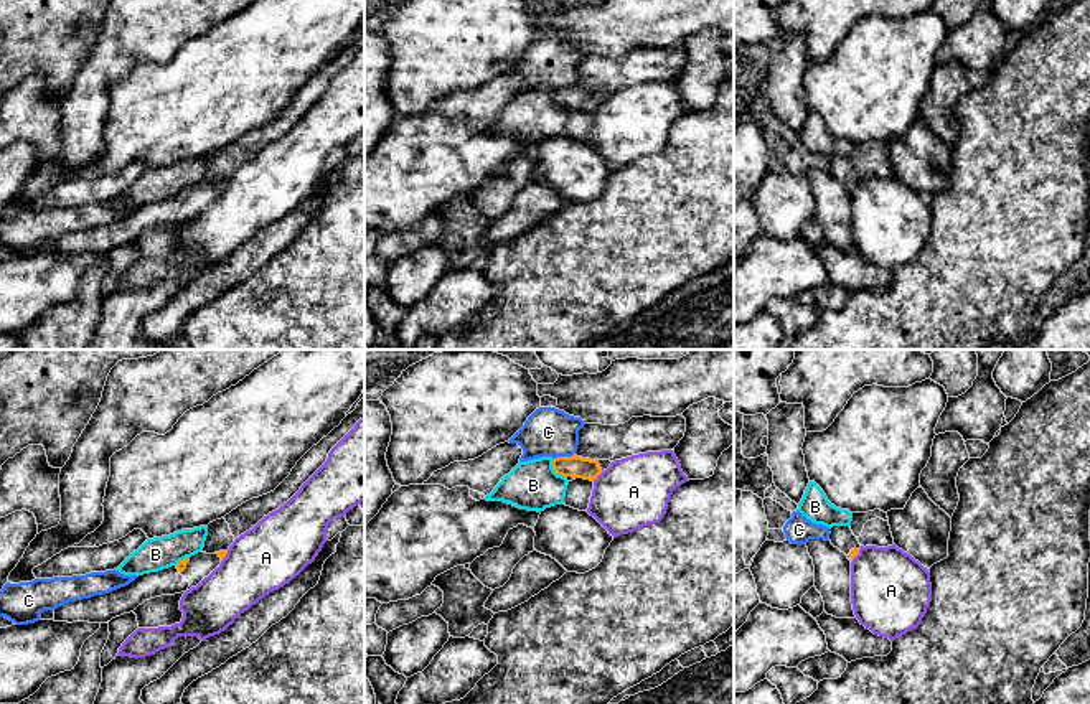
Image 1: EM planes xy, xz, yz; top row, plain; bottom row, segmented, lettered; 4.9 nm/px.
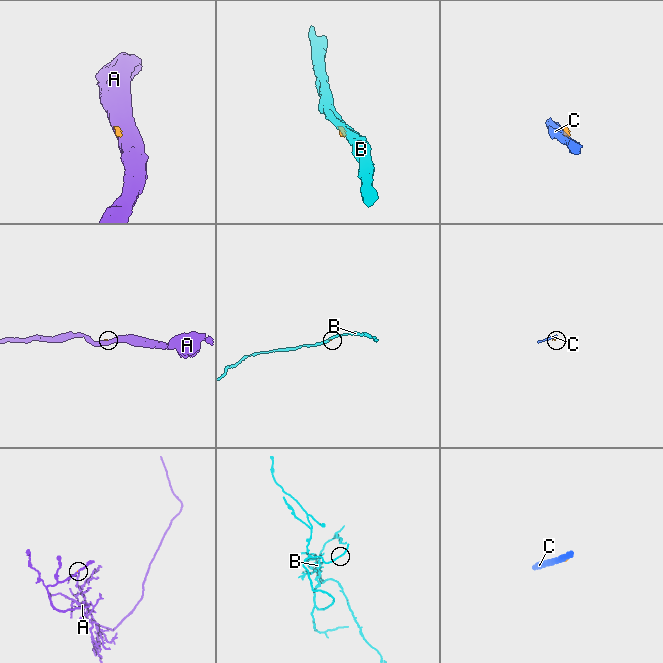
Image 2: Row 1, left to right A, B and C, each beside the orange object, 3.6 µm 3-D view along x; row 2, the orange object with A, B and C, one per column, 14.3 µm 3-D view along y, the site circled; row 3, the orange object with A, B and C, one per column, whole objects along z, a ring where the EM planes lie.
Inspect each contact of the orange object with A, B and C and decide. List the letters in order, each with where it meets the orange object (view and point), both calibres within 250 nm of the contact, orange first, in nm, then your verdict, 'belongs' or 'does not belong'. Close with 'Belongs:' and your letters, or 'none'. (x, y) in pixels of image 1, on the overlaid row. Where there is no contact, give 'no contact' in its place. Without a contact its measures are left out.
A: xz (597, 475) | 110/340 nm | does not belong
B: xz (554, 470) | 110/240 nm | does not belong
C: xz (563, 457) | 110/240 nm | does not belong
Belongs: none

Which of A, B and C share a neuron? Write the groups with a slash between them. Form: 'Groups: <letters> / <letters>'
Groups: A / B / C

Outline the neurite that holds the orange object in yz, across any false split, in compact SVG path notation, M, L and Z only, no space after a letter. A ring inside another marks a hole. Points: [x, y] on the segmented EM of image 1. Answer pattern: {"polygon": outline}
{"polygon": "M833 526L829 533L831 544L844 552L849 561L859 554L861 544L849 526Z"}

